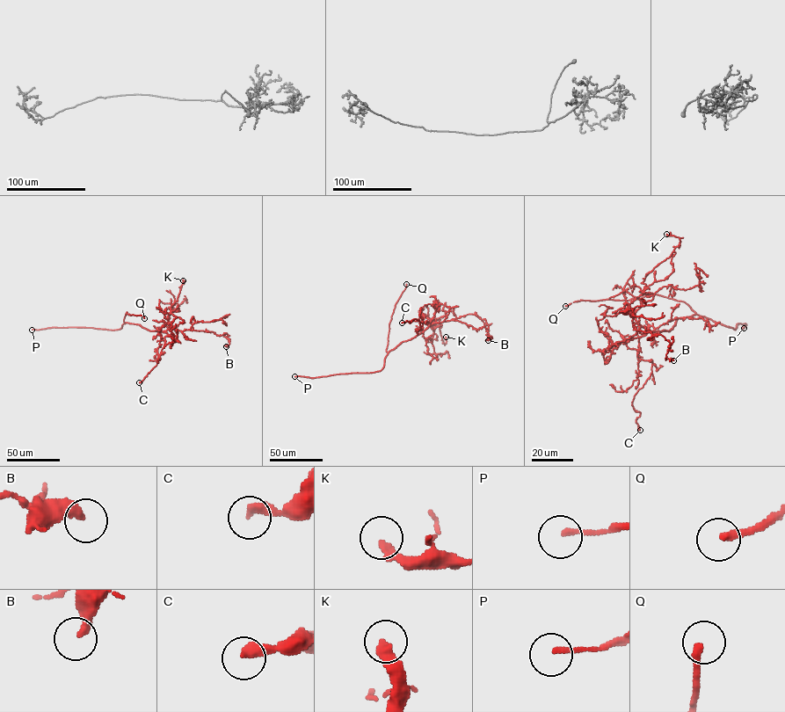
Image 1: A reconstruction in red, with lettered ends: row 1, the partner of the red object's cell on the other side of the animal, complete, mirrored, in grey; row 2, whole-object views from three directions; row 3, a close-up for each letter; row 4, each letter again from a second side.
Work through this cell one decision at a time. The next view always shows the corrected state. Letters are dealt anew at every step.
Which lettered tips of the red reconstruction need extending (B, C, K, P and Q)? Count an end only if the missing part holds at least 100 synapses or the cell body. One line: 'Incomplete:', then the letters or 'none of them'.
Incomplete: P, Q

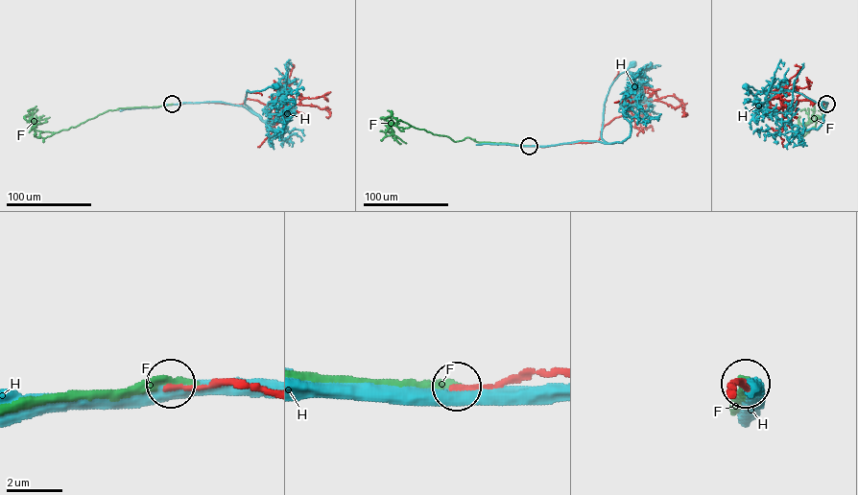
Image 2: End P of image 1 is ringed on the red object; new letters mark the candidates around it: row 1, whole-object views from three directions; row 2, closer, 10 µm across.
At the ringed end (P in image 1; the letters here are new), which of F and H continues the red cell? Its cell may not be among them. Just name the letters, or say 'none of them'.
F

